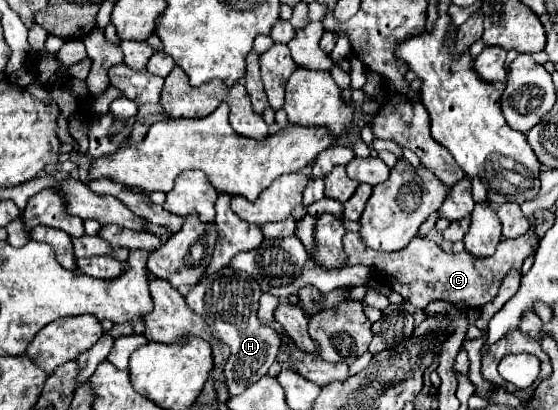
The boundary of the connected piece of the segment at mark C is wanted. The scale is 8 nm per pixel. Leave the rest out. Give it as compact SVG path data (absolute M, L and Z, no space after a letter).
M346 233L344 249L350 259L348 265L364 265L374 275L388 277L388 283L392 285L392 289L418 309L426 307L434 299L444 299L444 301L450 301L454 305L464 305L464 307L472 307L472 305L482 307L484 303L488 303L496 297L504 275L508 275L512 269L520 269L524 259L536 253L538 241L540 239L534 233L522 235L514 241L502 239L498 243L496 253L482 261L478 261L476 257L470 257L466 251L458 253L458 255L454 255L454 253L448 255L434 241L430 241L426 237L416 237L402 251L384 253L384 251L374 251L370 247L362 245L362 239L358 237L358 233Z

